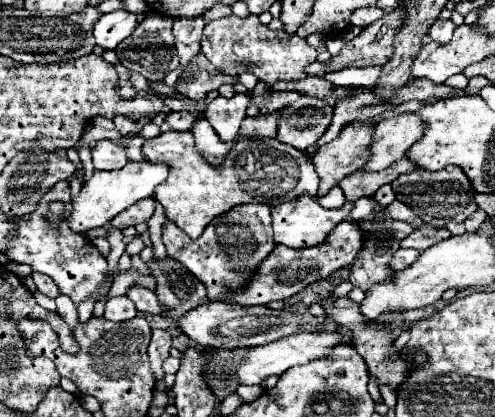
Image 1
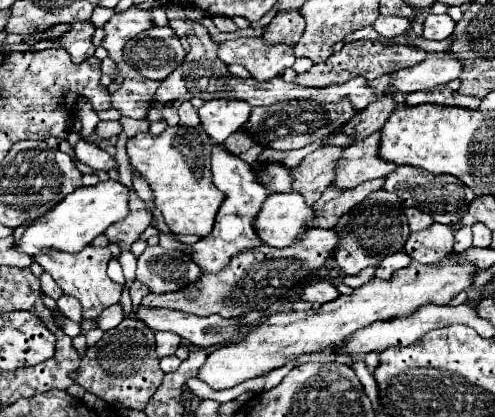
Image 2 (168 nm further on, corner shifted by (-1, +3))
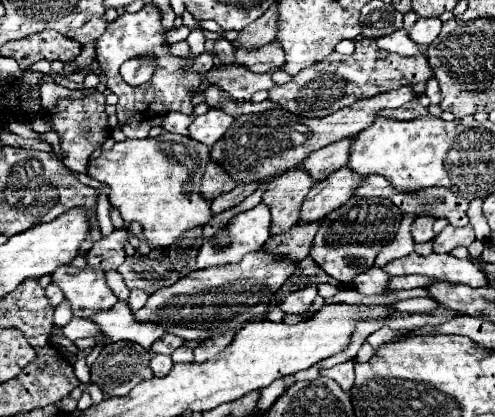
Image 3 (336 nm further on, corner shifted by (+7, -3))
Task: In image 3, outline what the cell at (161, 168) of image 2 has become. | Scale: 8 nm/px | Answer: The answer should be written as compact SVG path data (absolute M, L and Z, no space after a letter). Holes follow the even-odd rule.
M164 132L158 138L116 142L98 160L88 164L86 174L110 188L110 206L120 212L124 222L138 222L150 244L168 248L186 230L206 226L212 218L210 202L200 196L200 180L208 164L208 152L208 146L188 136Z

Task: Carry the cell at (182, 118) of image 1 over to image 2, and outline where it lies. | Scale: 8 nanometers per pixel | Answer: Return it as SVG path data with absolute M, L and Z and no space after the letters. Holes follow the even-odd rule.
M182 102L182 106L178 108L178 114L180 114L180 126L194 126L194 128L200 126L198 112L190 102Z

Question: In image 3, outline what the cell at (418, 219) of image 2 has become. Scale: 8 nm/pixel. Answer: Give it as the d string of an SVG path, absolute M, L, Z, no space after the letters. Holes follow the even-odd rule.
M428 214L428 216L418 216L412 224L412 236L414 236L414 242L430 242L434 238L434 232L432 232L432 224L434 224L436 216Z

